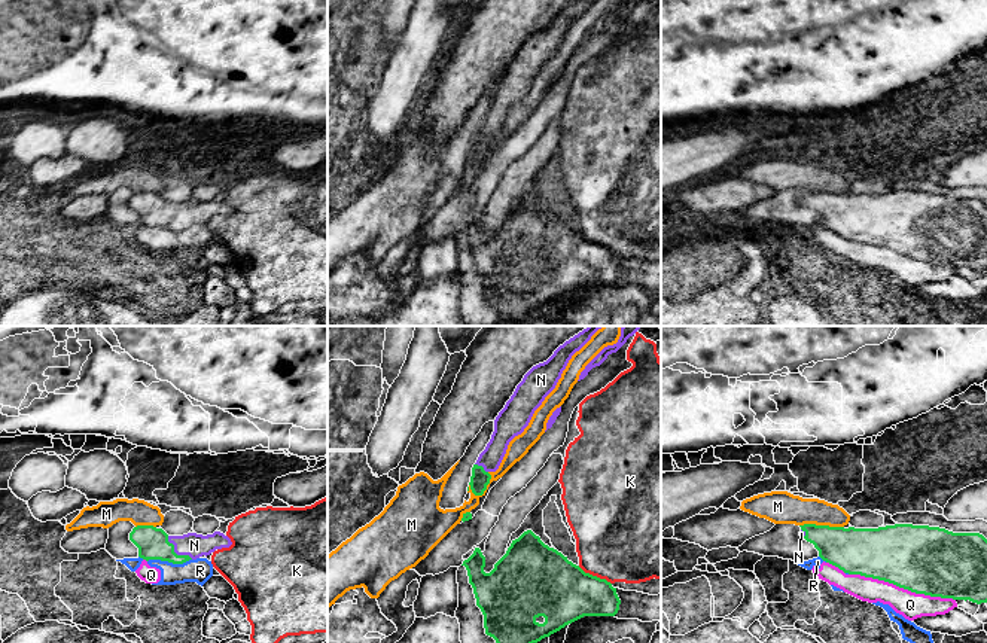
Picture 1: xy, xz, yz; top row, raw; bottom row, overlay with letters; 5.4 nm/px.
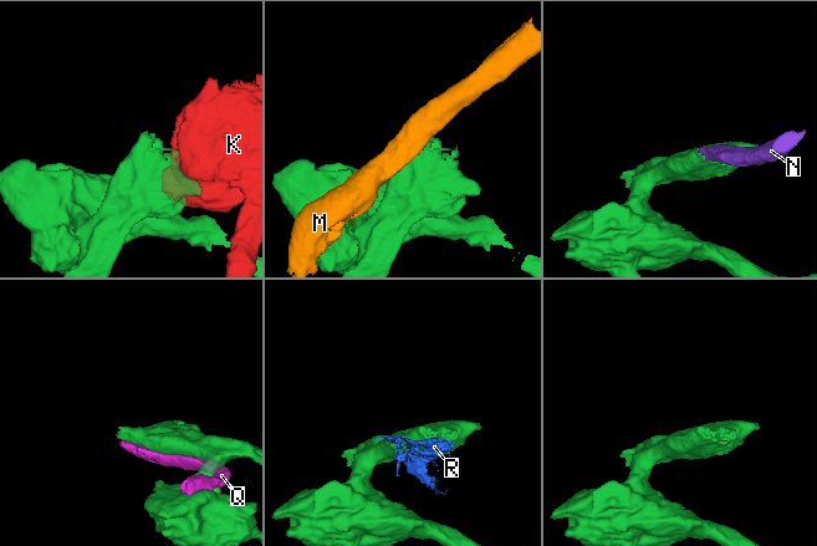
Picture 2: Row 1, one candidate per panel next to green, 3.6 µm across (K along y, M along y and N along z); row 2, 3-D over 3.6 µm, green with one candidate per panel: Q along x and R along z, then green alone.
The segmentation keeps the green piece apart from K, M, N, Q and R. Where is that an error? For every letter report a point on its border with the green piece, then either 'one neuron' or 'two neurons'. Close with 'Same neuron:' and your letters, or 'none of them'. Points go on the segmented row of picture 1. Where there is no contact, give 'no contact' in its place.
K: xz (594, 576) | two neurons
M: xz (486, 488) | two neurons
N: xy (174, 552) | one neuron
Q: yz (902, 587) | two neurons
R: xy (168, 561) | two neurons
Same neuron: N

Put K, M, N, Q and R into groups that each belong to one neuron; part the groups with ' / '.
K / M / N / Q R

